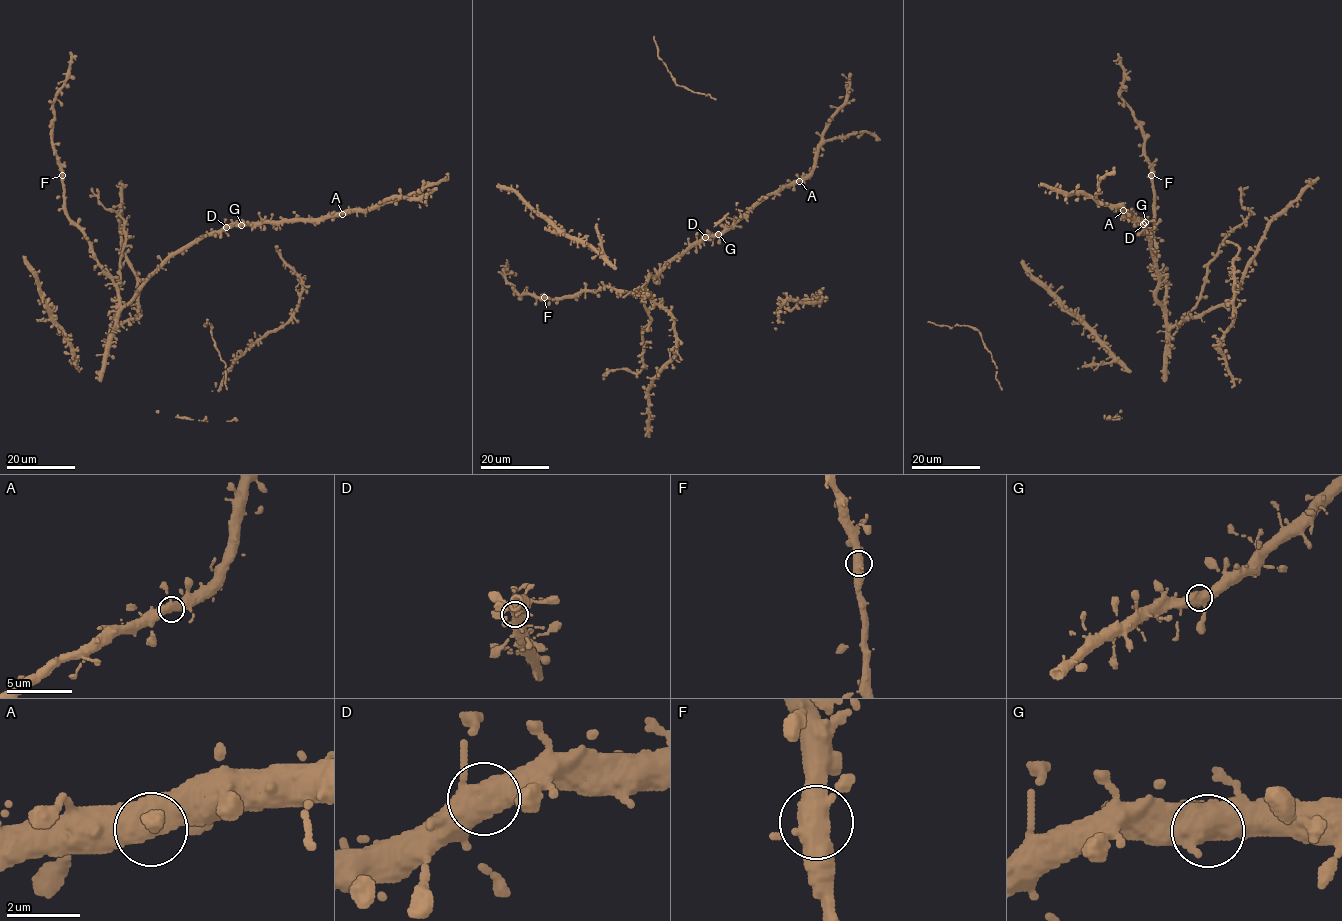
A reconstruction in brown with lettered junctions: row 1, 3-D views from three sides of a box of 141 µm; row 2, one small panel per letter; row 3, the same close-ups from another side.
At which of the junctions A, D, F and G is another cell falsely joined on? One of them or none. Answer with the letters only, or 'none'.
none

